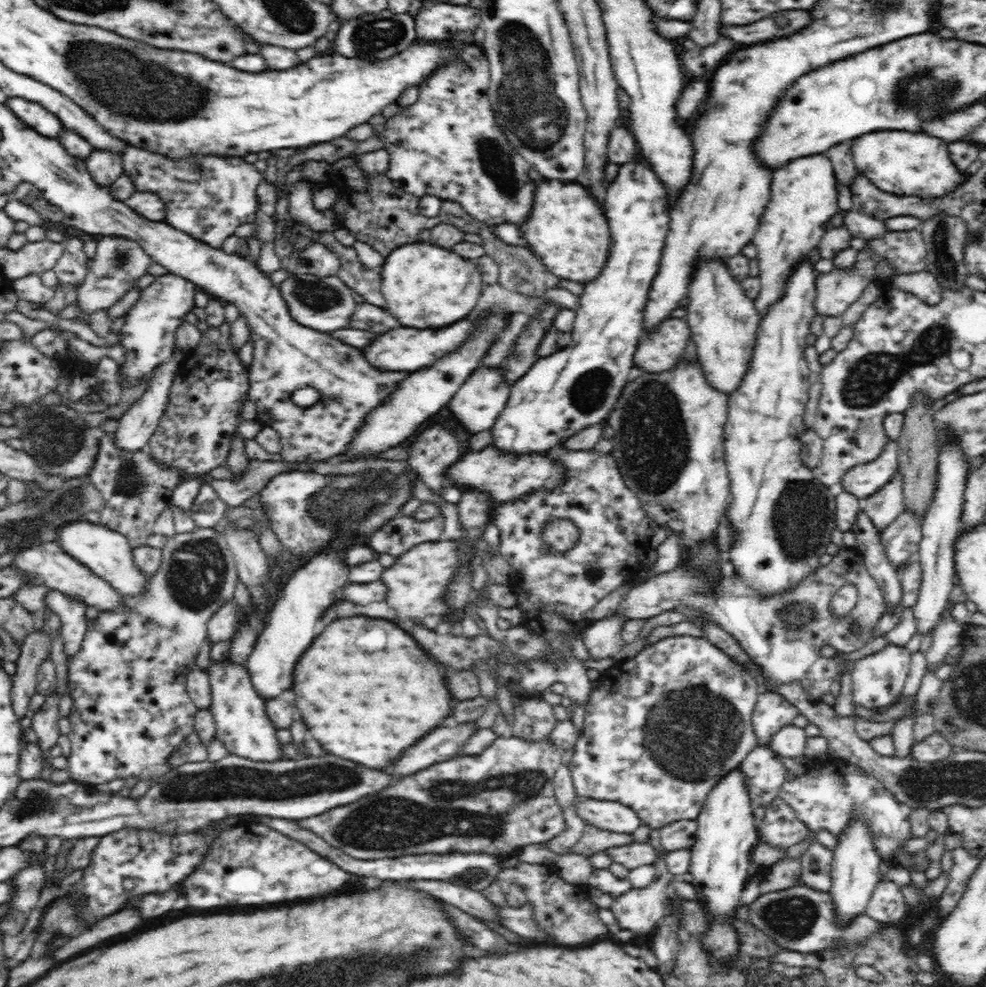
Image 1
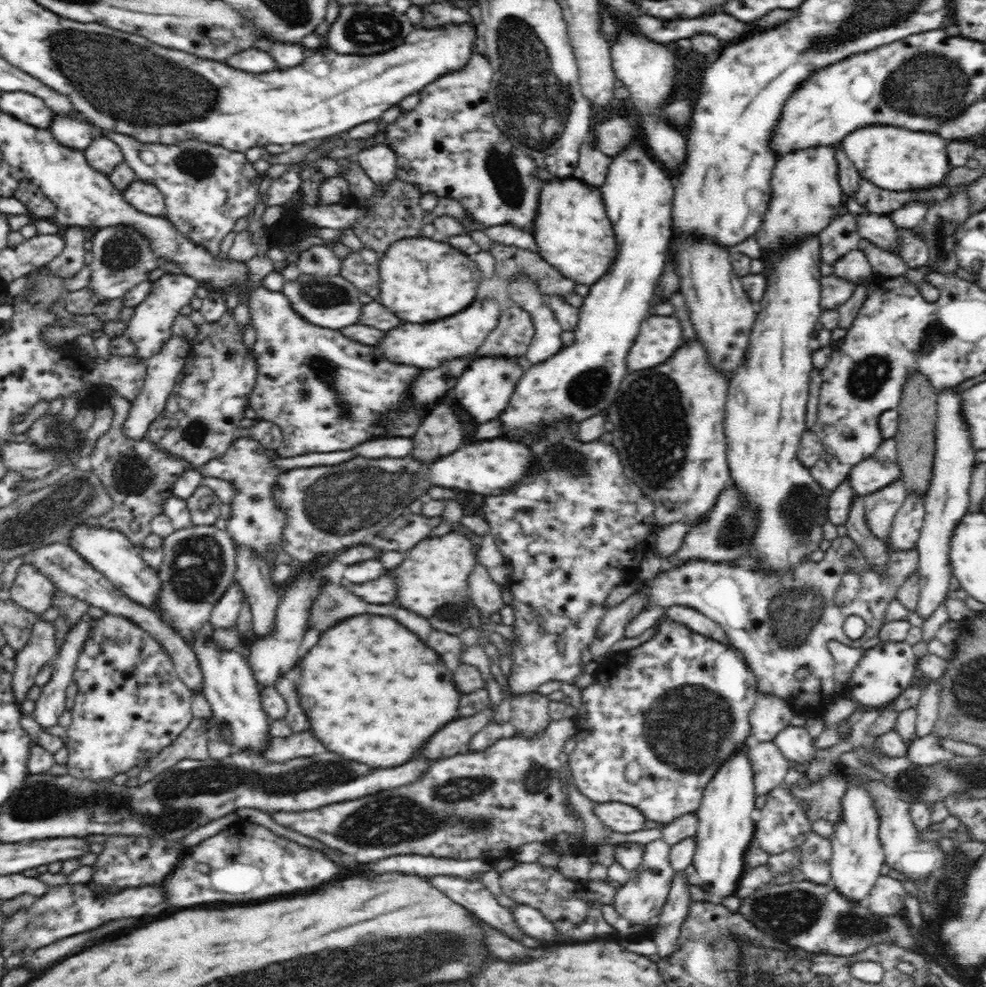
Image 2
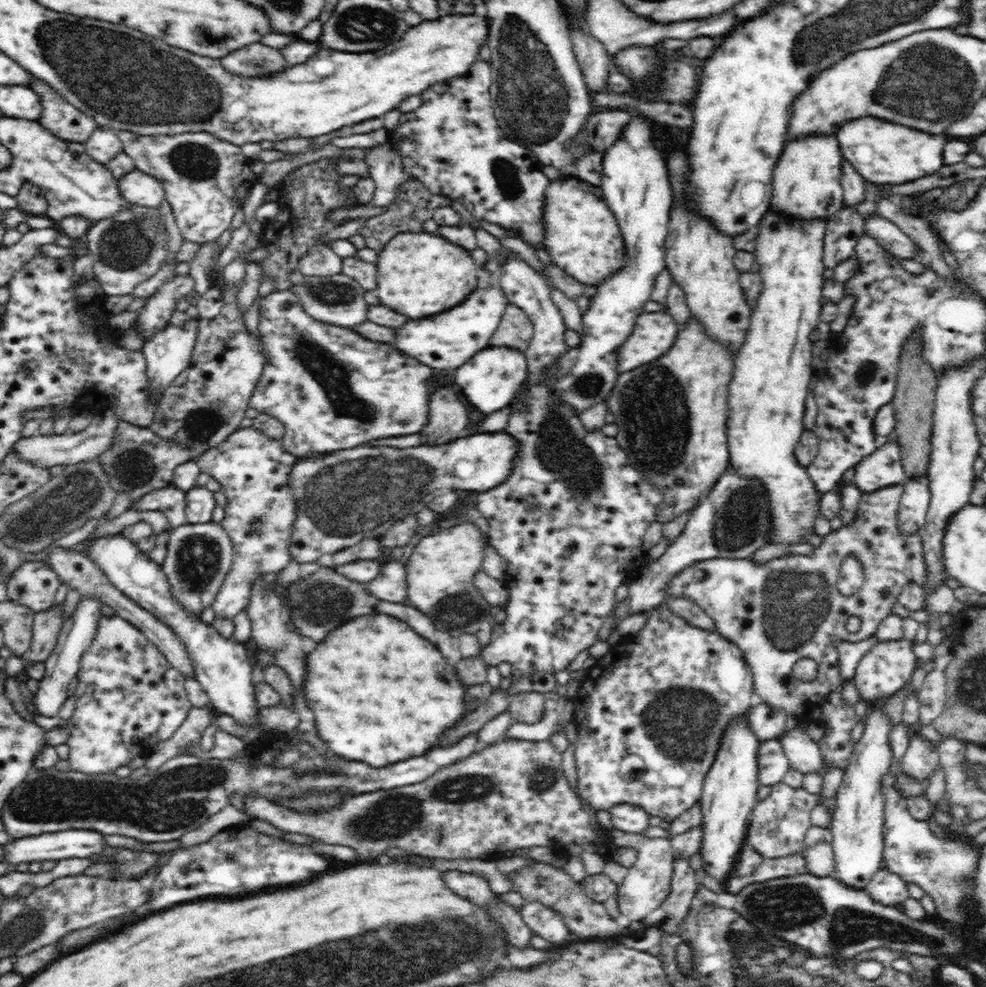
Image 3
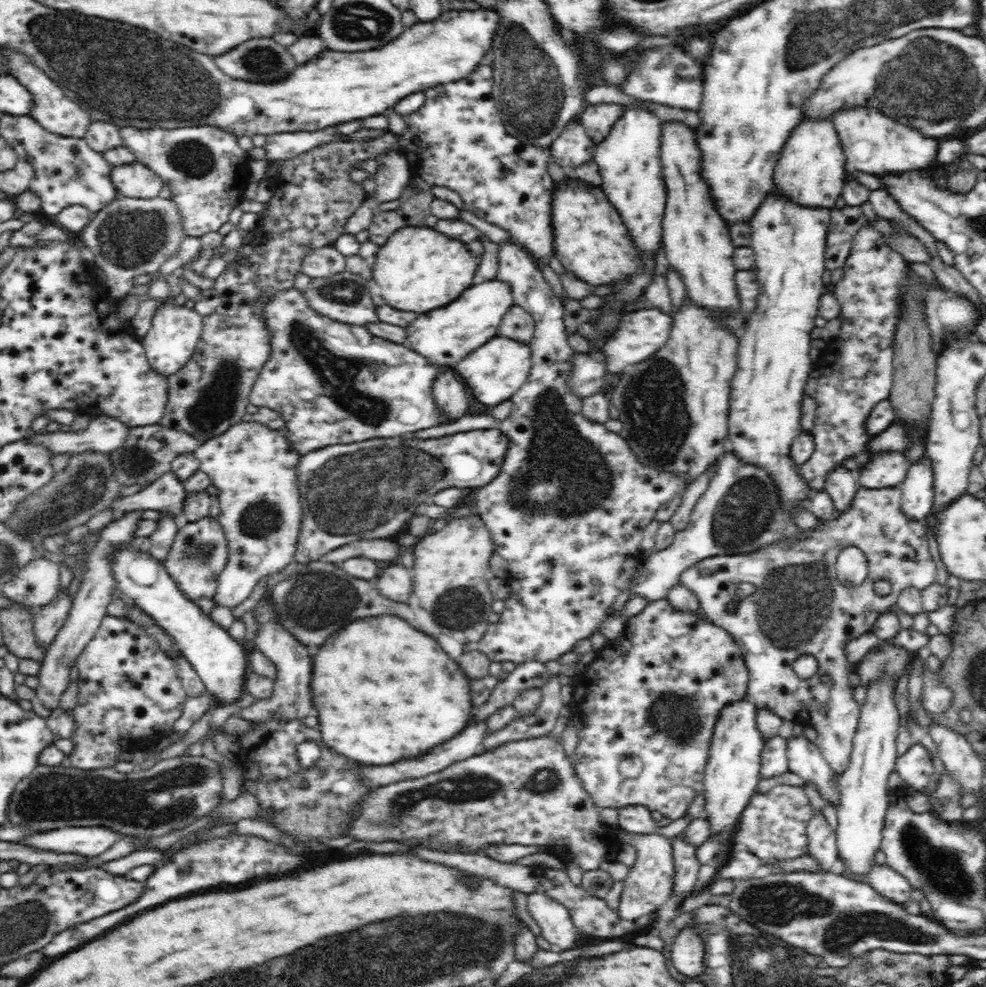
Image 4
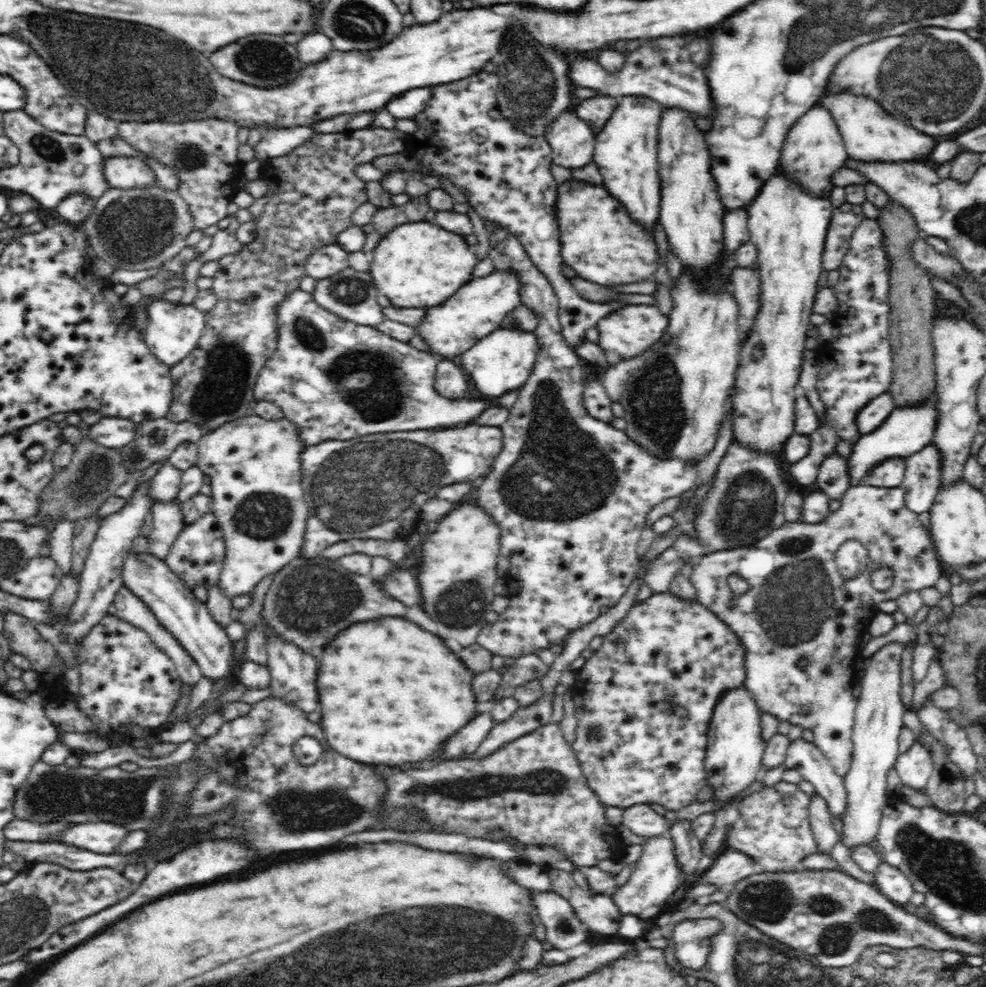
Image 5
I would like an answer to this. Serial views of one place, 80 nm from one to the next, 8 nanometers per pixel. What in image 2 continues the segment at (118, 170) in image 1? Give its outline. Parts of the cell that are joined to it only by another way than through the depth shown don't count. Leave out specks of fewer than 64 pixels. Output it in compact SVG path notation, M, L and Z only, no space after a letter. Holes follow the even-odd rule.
M109 134L96 136L84 150L87 163L96 171L110 176L110 172L123 162L121 148L109 138Z

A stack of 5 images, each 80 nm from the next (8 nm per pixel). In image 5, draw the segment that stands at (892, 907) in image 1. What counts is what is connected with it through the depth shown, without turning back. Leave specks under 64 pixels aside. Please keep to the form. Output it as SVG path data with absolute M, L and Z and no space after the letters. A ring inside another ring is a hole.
M881 862L880 866L873 872L873 885L892 902L906 906L915 888L910 879L897 868L890 866L886 862Z

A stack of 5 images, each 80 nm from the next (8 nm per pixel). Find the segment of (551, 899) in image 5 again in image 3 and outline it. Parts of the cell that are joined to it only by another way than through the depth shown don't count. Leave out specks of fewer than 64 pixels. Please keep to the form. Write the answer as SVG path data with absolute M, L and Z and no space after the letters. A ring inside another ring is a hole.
M539 900L525 902L519 908L519 913L524 924L534 935L542 936L544 940L548 940L552 944L564 944L564 940L568 940L568 937L572 936L561 913L545 906Z

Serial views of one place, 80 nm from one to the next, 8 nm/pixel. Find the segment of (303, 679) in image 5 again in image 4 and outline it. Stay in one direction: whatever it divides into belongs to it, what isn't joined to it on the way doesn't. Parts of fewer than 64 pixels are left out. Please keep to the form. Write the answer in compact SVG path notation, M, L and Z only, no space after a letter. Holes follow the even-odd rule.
M269 595L261 599L253 611L253 615L258 621L258 630L255 638L253 638L253 647L258 648L264 656L267 656L274 663L277 681L274 682L270 698L259 700L250 707L241 708L238 717L252 722L268 722L270 718L286 721L299 720L310 712L310 706L312 706L312 696L310 696L310 688L308 688L310 678L312 678L312 674L310 674L312 672L312 664L310 664L312 660L310 660L308 650L306 650L308 647L278 623L275 612Z

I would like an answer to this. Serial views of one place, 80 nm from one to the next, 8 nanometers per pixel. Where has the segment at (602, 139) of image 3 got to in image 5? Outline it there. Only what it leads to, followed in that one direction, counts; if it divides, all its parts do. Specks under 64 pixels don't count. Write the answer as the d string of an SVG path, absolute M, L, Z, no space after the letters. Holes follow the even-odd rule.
M600 95L588 100L577 101L574 111L582 121L590 126L592 133L596 136L604 129L618 103L618 98Z

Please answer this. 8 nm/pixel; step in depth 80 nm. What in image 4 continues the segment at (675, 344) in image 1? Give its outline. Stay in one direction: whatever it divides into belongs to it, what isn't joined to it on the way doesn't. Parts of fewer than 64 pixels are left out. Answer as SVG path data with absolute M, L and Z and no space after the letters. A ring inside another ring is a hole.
M656 307L624 312L618 322L618 328L615 328L615 334L602 344L608 372L618 374L630 364L644 362L666 344L670 339L671 331L671 314L662 312Z

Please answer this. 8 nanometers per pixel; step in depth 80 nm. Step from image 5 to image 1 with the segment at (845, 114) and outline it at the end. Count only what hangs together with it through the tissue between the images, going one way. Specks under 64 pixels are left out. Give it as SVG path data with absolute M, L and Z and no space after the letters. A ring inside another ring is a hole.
M921 131L870 132L850 140L852 157L858 172L868 177L883 192L898 196L918 196L928 202L936 202L964 182L964 173L958 170L949 155L949 146Z

